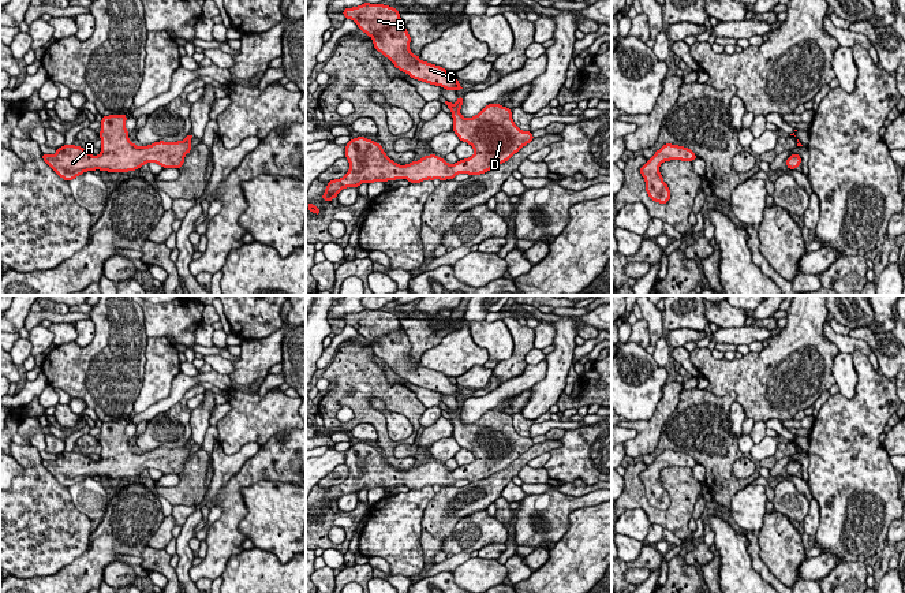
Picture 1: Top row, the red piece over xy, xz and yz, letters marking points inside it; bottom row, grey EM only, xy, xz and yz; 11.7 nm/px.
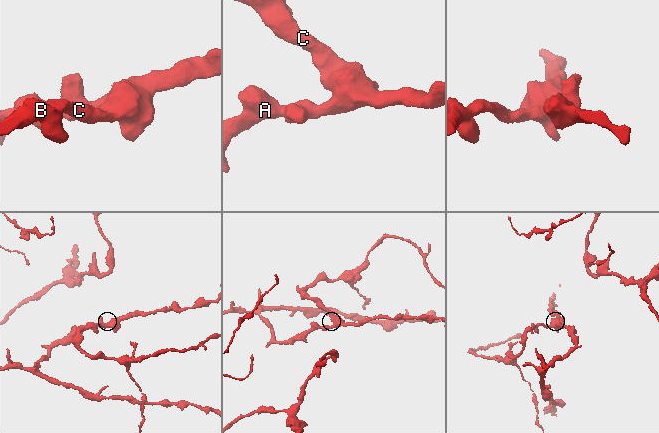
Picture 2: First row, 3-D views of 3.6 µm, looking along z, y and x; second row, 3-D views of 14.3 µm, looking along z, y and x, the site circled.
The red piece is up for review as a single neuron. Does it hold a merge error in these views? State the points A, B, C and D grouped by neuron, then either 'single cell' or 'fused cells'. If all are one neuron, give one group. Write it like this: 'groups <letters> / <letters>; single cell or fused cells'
groups A B C D; single cell

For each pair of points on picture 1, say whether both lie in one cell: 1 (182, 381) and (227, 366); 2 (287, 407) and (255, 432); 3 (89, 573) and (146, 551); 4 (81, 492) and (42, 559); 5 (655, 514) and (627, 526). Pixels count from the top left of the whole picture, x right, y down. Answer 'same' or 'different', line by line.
1: different
2: same
3: same
4: different
5: different

